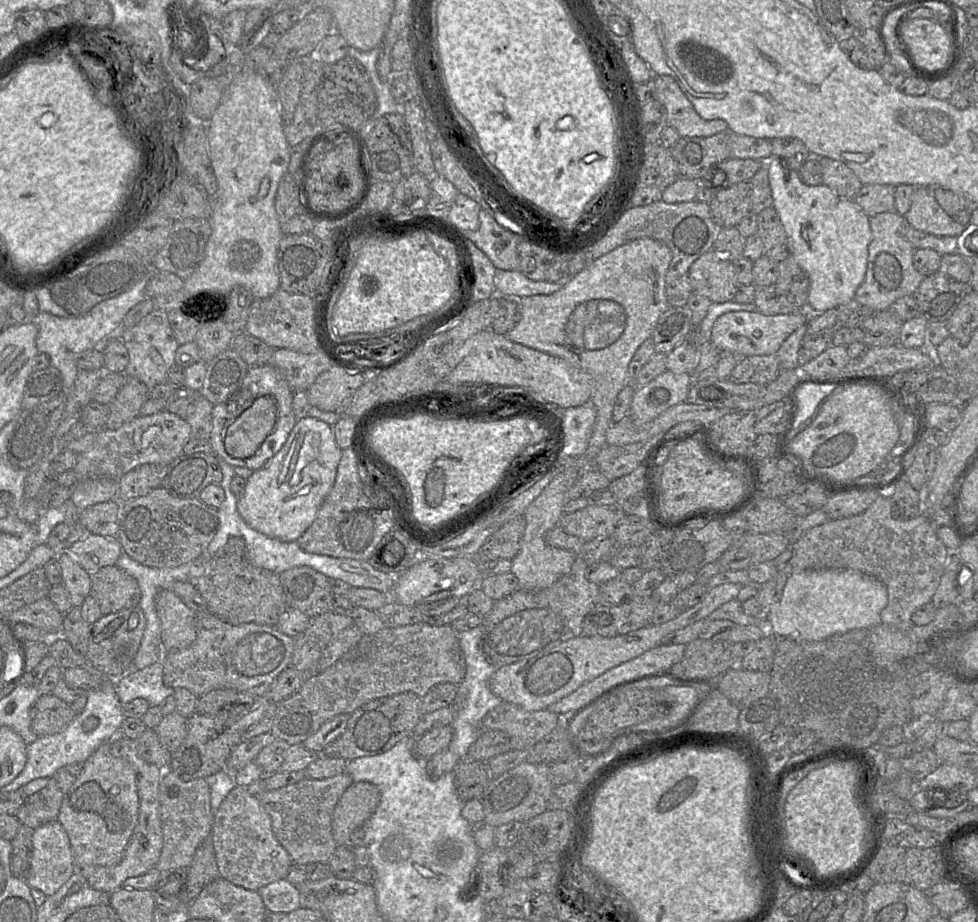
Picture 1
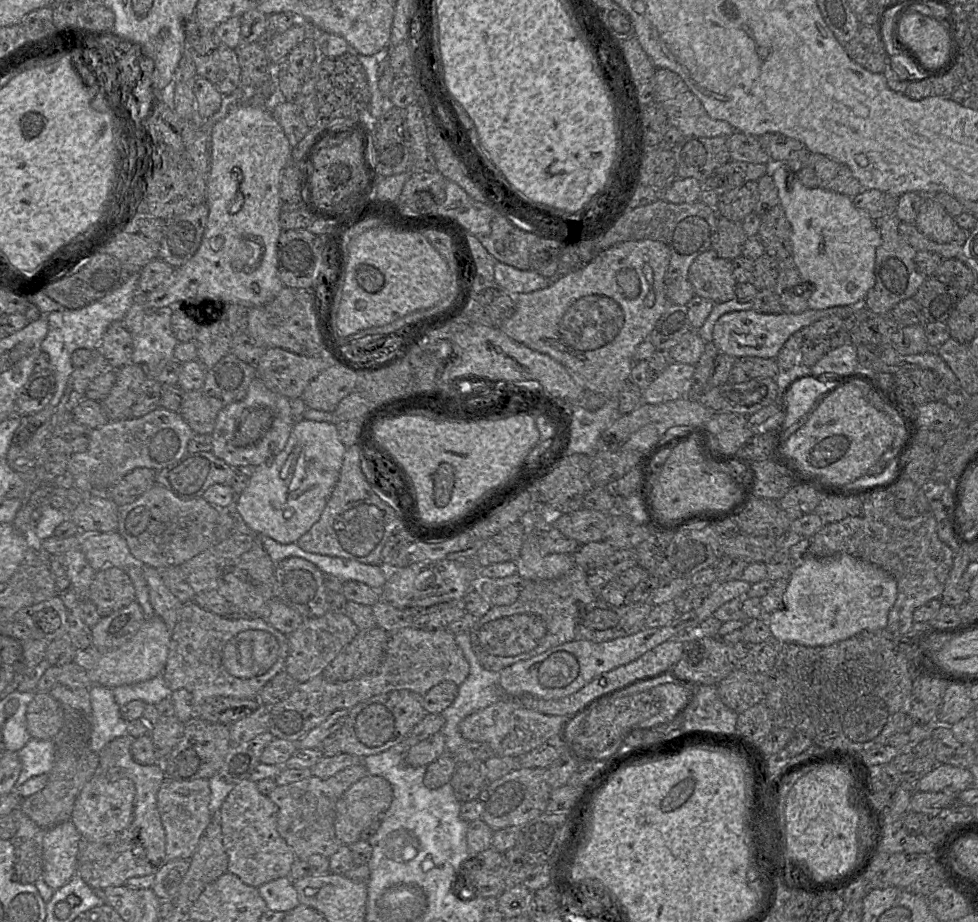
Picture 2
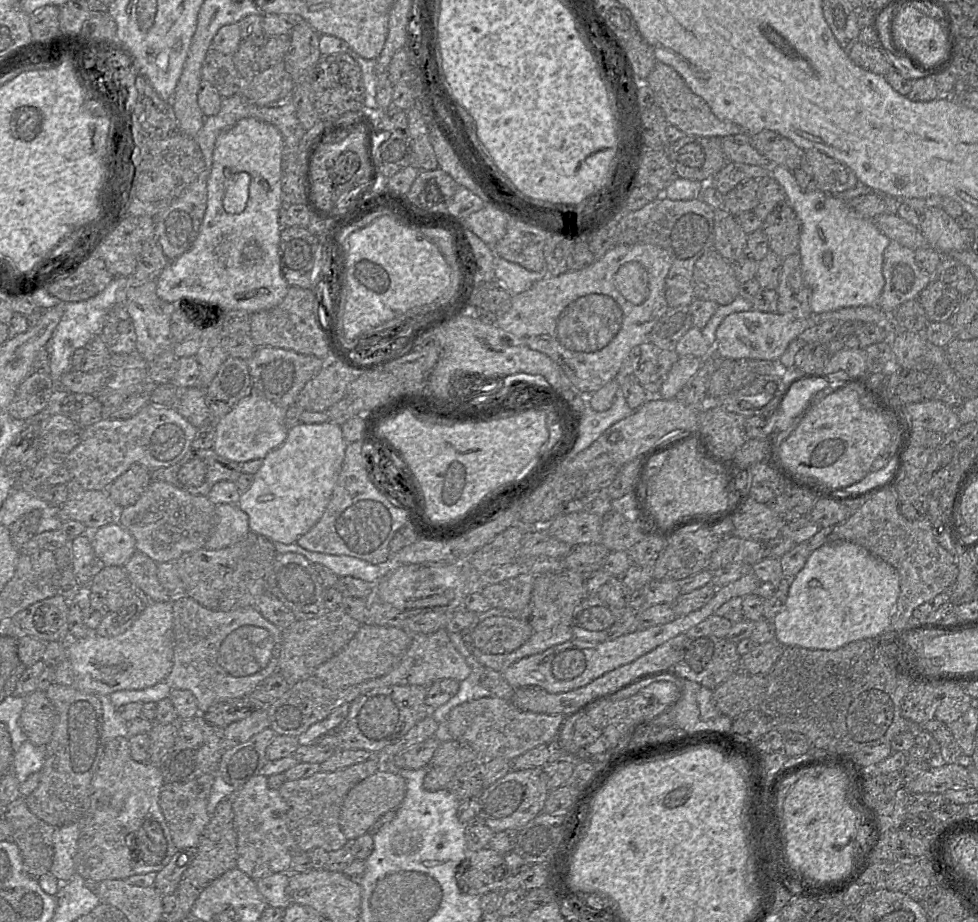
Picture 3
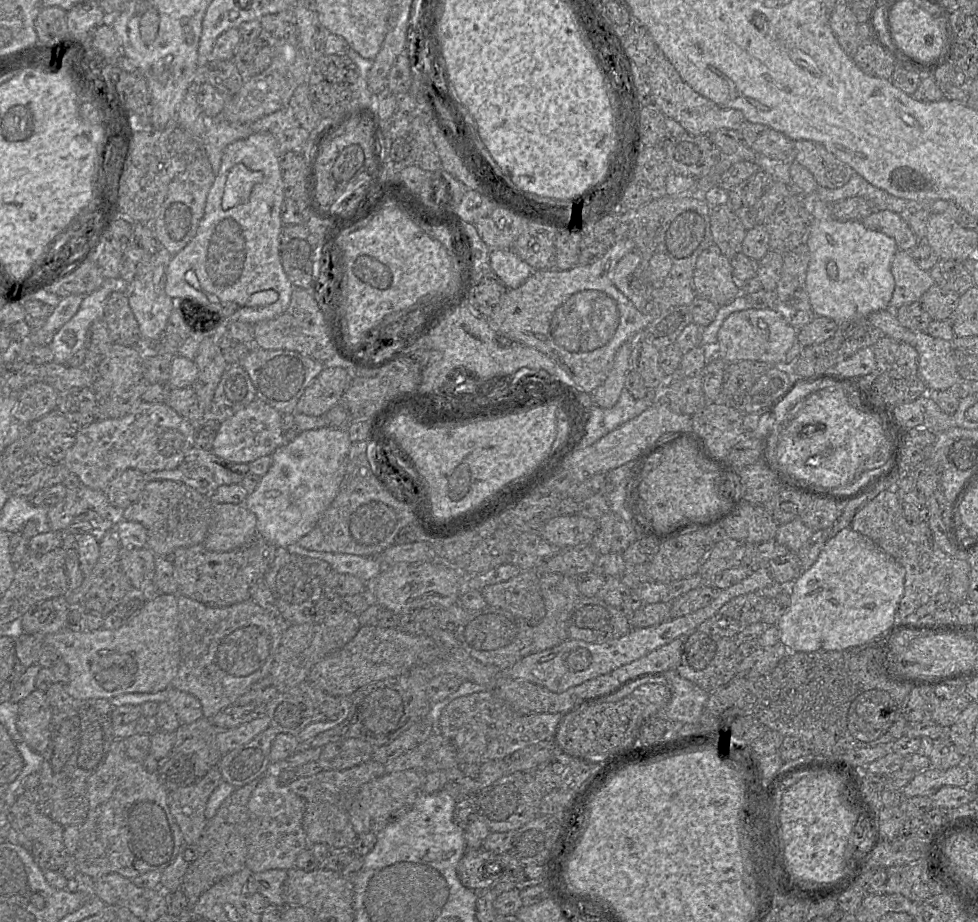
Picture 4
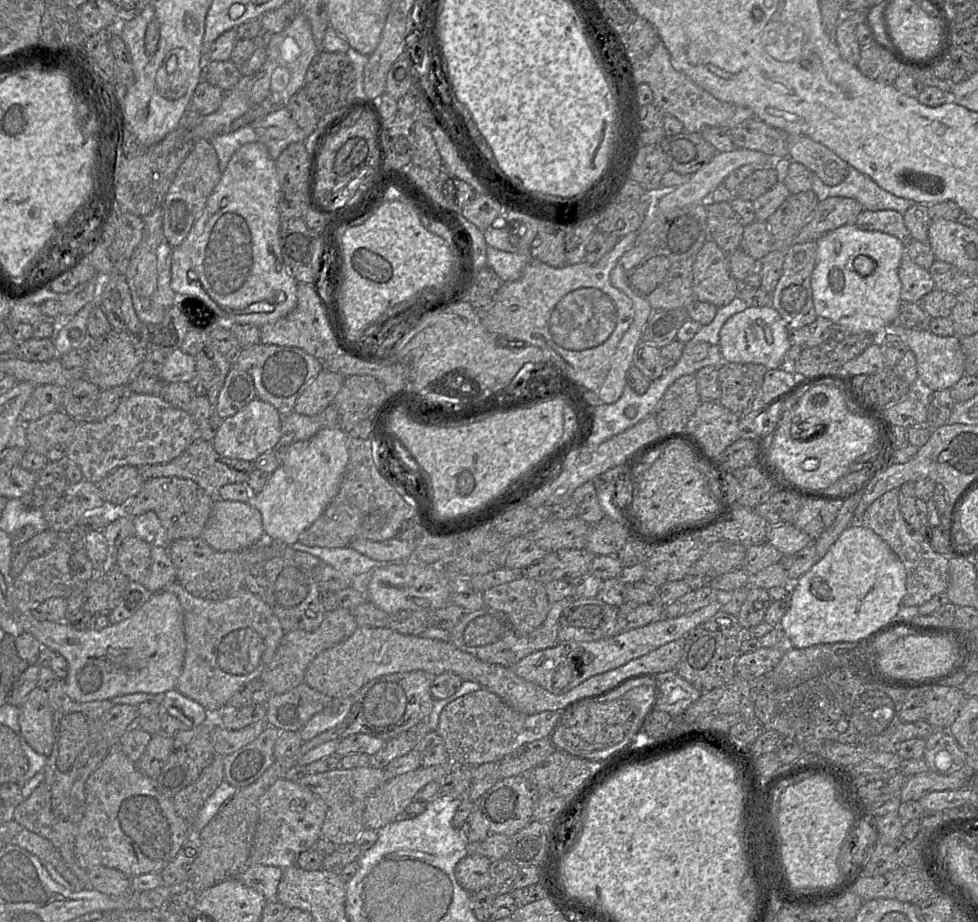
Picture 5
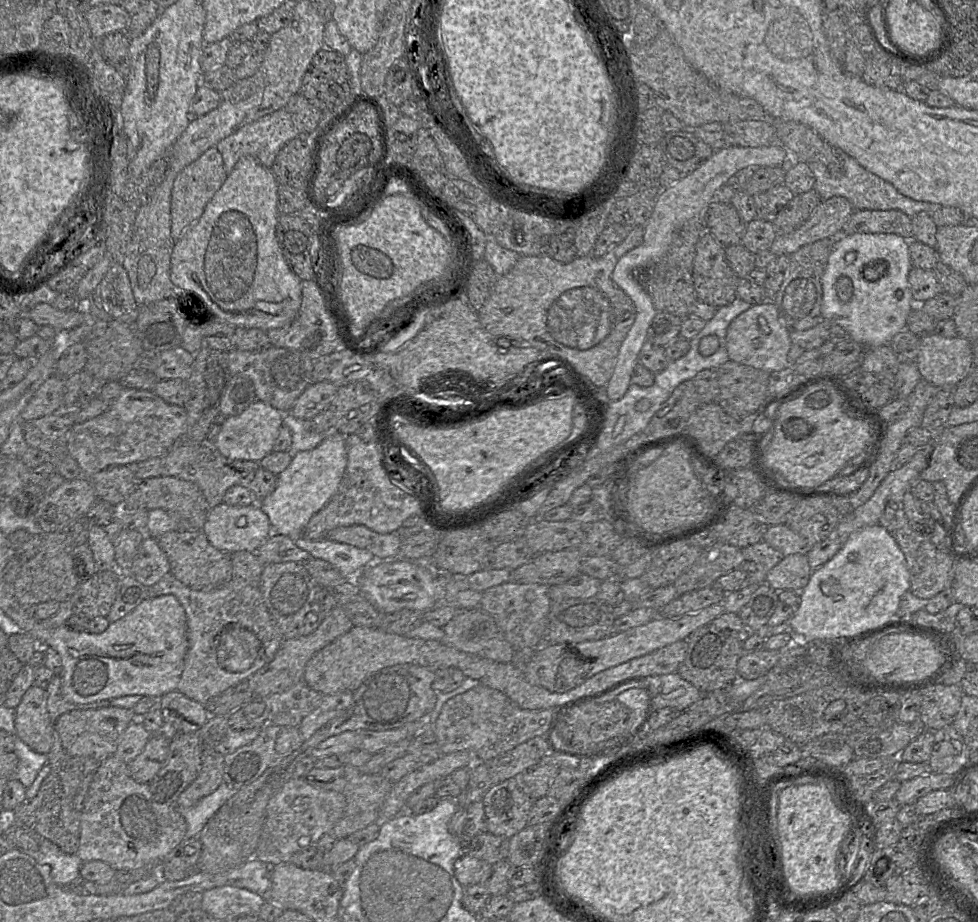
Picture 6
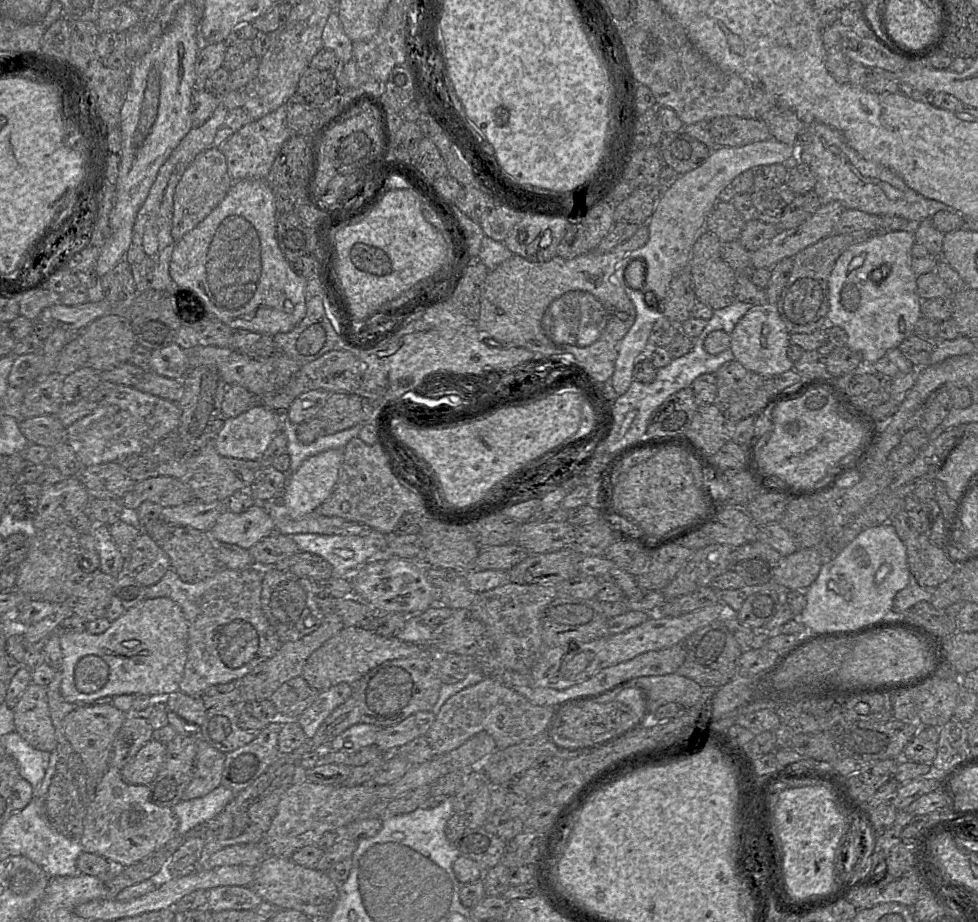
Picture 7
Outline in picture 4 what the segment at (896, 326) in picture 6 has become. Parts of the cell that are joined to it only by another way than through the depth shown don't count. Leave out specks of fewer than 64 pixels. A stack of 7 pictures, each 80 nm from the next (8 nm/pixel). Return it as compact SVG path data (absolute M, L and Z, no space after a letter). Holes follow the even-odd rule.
M815 194L804 197L804 205L811 216L810 230L805 240L810 254L806 274L810 304L816 316L836 323L866 322L870 314L890 309L895 288L891 264L899 249L894 239L866 228L859 220L834 220L831 204Z

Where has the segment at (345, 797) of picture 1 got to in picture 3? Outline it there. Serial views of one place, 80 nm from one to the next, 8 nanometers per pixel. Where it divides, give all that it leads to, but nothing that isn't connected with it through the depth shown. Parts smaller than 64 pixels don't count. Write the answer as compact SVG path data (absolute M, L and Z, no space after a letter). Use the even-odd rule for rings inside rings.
M379 769L373 775L358 783L347 794L341 814L340 827L349 842L370 833L374 824L386 813L397 809L406 796L406 781L397 773L389 769Z

